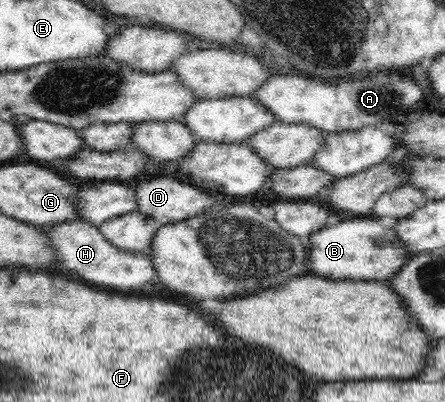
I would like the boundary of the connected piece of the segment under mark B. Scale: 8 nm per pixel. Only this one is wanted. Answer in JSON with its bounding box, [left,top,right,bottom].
[301,214,412,282]

